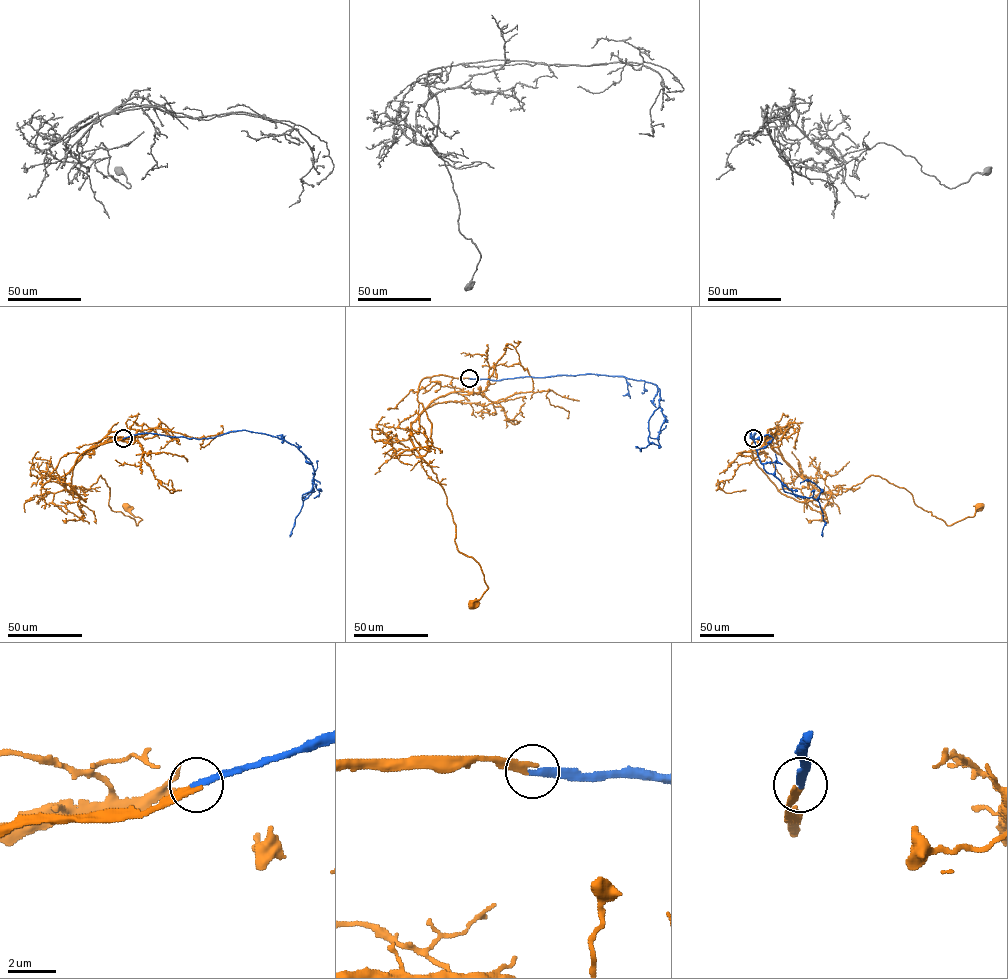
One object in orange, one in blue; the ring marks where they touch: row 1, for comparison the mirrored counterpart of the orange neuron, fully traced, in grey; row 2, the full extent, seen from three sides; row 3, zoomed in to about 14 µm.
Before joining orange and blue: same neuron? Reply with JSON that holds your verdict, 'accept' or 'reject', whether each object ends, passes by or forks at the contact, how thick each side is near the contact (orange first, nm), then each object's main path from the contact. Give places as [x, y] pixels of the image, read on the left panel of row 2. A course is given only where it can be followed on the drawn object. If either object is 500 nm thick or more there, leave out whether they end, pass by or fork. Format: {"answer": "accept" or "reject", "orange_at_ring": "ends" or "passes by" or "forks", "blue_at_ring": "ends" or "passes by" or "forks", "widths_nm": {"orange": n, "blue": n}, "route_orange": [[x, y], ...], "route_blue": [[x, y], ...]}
{"answer": "accept", "orange_at_ring": "ends", "blue_at_ring": "ends", "widths_nm": {"orange": 320, "blue": 300}, "route_orange": [[123, 438], [80, 455], [71, 484], [85, 501], [75, 494], [101, 475], [110, 509], [138, 525], [126, 507]], "route_blue": [[123, 438], [264, 433], [294, 444], [312, 465], [312, 488], [302, 499], [313, 491], [312, 480], [320, 484]]}

